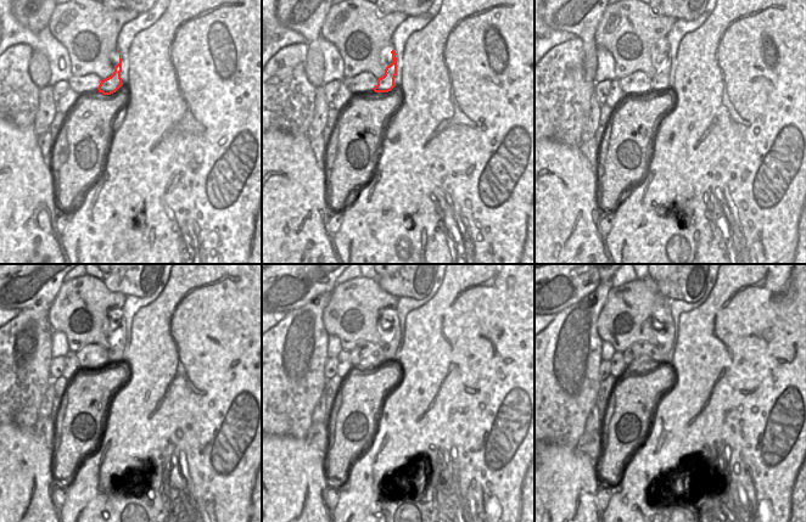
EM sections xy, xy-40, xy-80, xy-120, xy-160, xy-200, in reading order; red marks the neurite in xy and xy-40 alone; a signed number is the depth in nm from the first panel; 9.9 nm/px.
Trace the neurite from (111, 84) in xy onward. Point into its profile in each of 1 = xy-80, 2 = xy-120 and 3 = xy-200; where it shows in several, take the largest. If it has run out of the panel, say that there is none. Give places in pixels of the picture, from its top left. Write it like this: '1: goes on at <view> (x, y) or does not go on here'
1: goes on at xy-80 (660, 80)
2: goes on at xy-120 (116, 352)
3: goes on at xy-200 (661, 310)

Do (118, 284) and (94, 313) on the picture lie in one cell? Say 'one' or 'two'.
two

